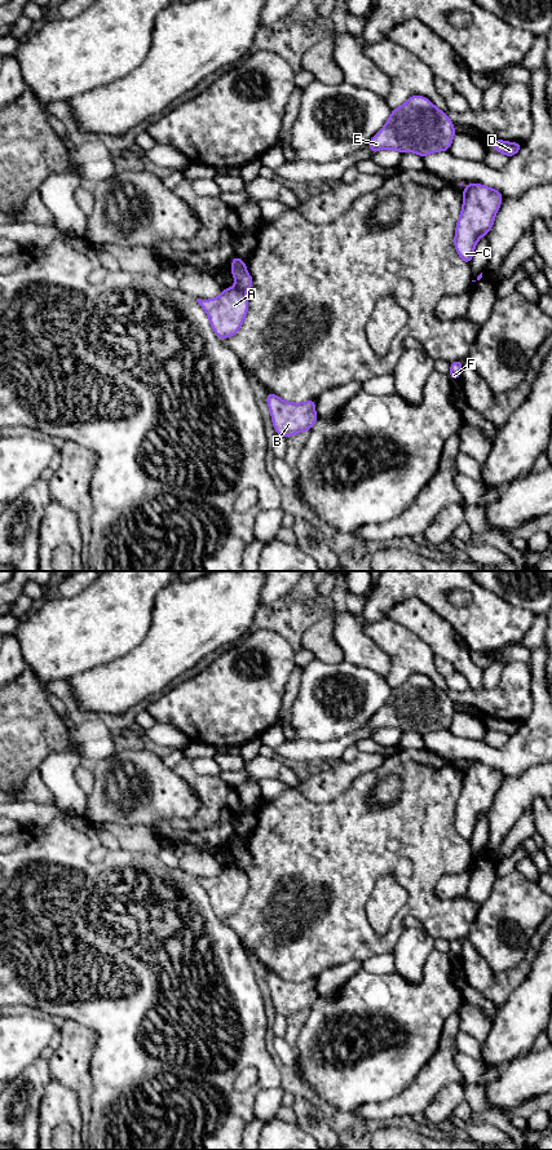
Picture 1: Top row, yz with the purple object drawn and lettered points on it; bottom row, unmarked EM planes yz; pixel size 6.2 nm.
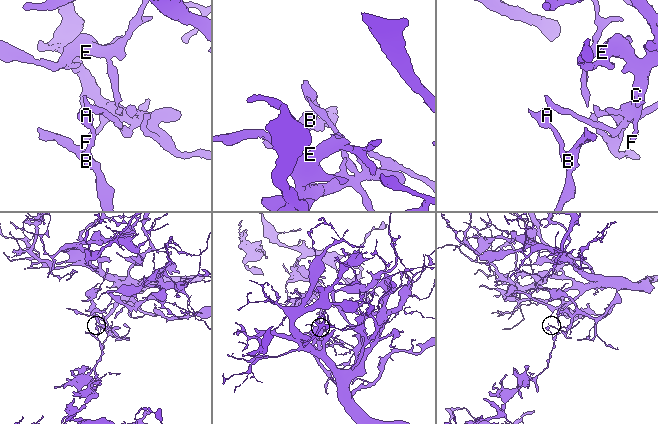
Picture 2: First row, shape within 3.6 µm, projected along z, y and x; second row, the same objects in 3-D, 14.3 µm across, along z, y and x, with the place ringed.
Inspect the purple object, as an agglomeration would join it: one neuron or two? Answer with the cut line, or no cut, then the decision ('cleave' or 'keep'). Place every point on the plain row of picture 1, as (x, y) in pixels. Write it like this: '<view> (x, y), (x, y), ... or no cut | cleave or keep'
yz (235, 865), (243, 871) | cleave

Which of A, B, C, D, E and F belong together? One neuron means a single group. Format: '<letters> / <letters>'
A B / C D E F

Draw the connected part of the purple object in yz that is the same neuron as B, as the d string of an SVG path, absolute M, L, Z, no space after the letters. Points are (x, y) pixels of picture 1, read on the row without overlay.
M269 970L266 982L270 988L275 1012L283 1014L286 1018L304 1009L312 1009L318 999L314 988L315 978L304 982L290 982Z

